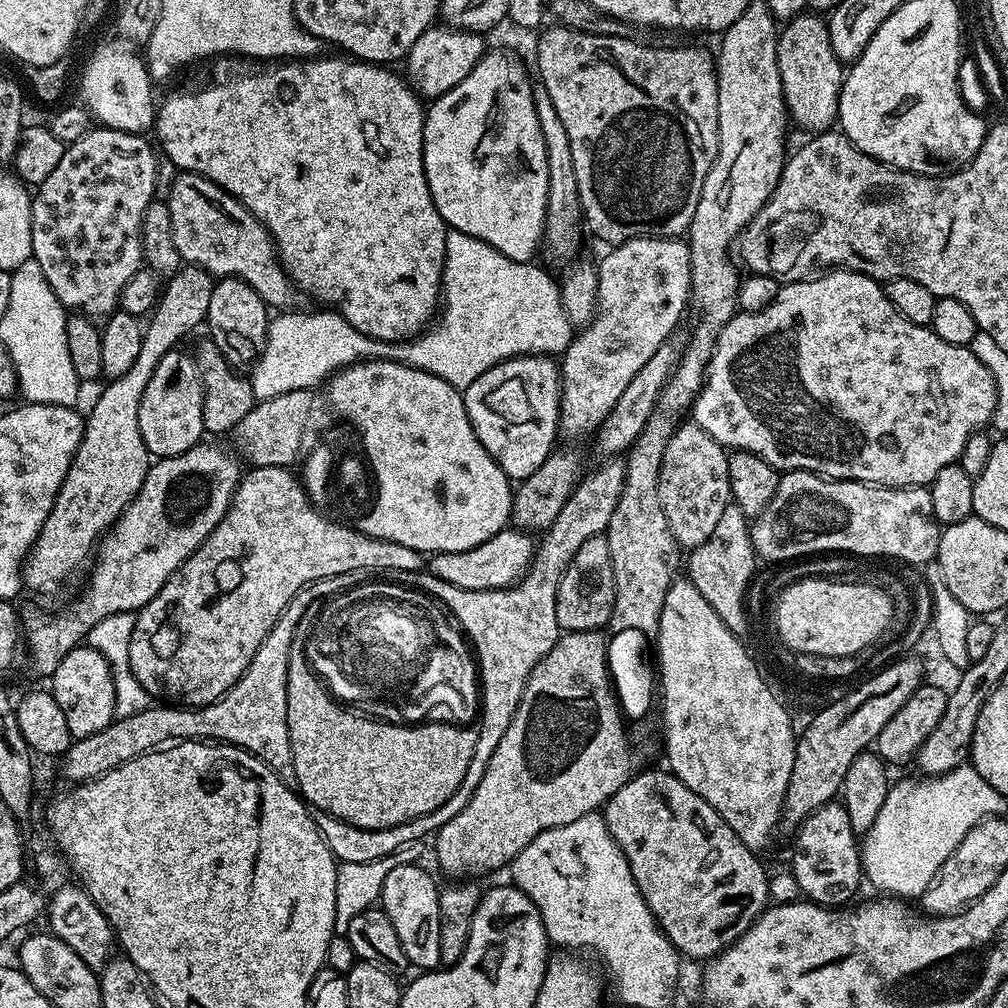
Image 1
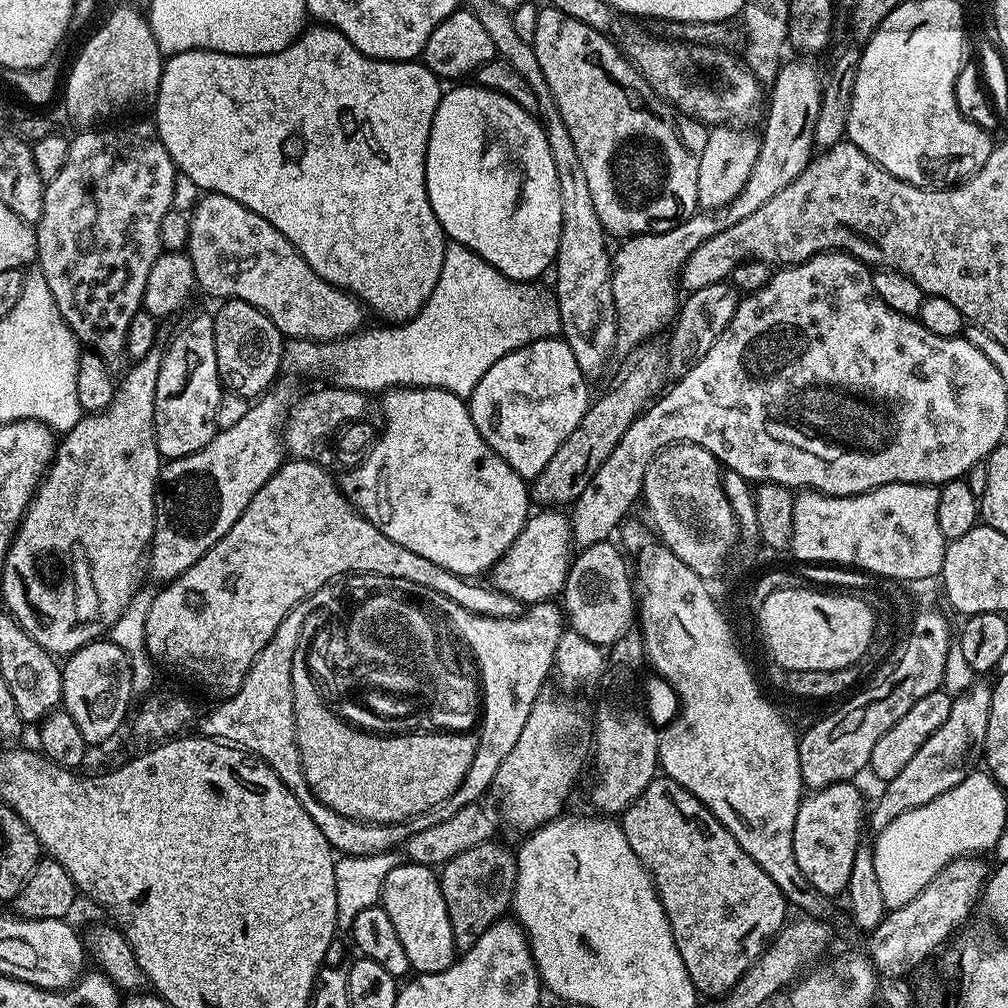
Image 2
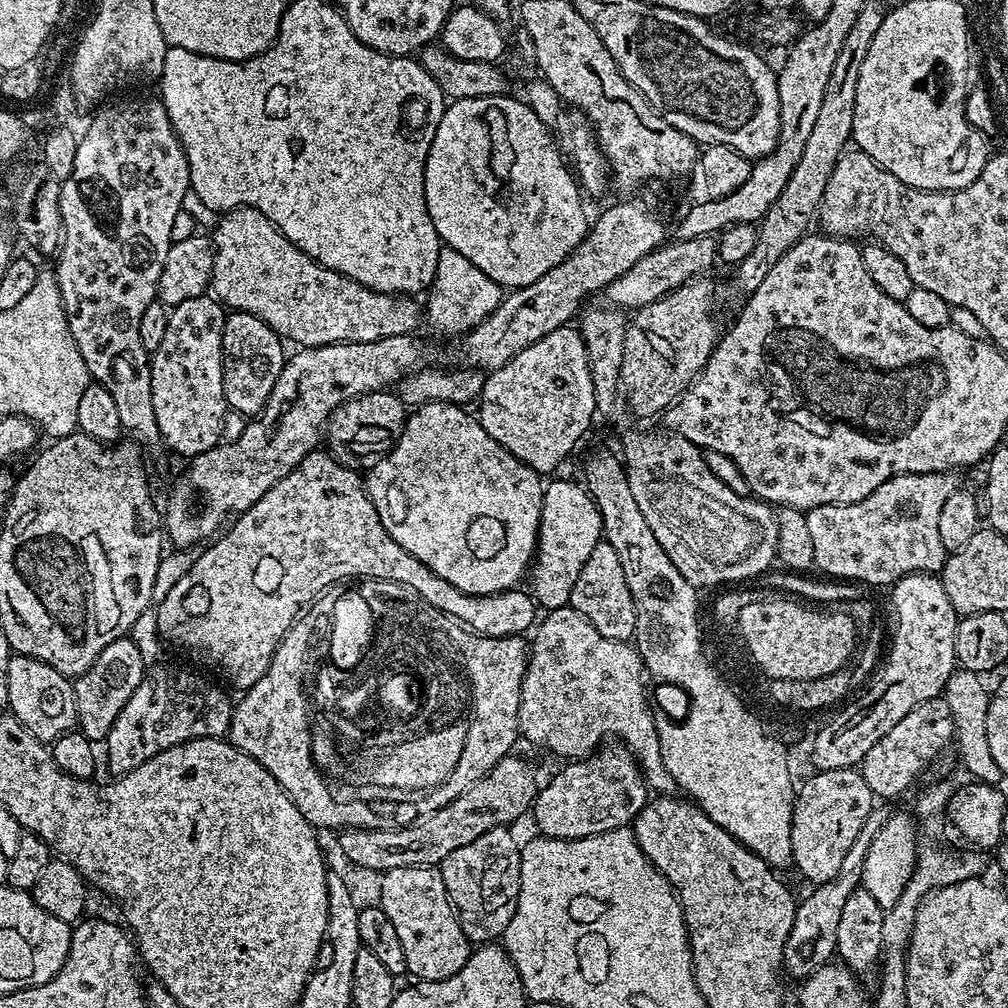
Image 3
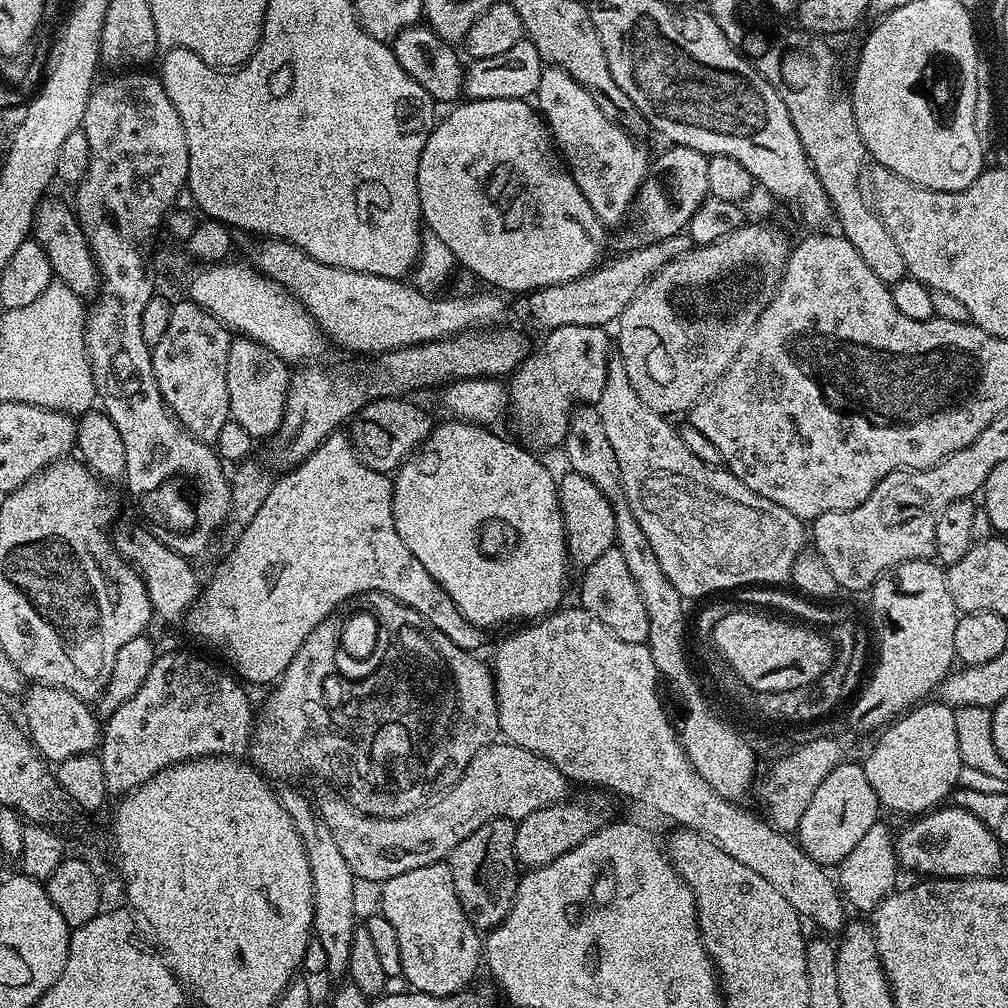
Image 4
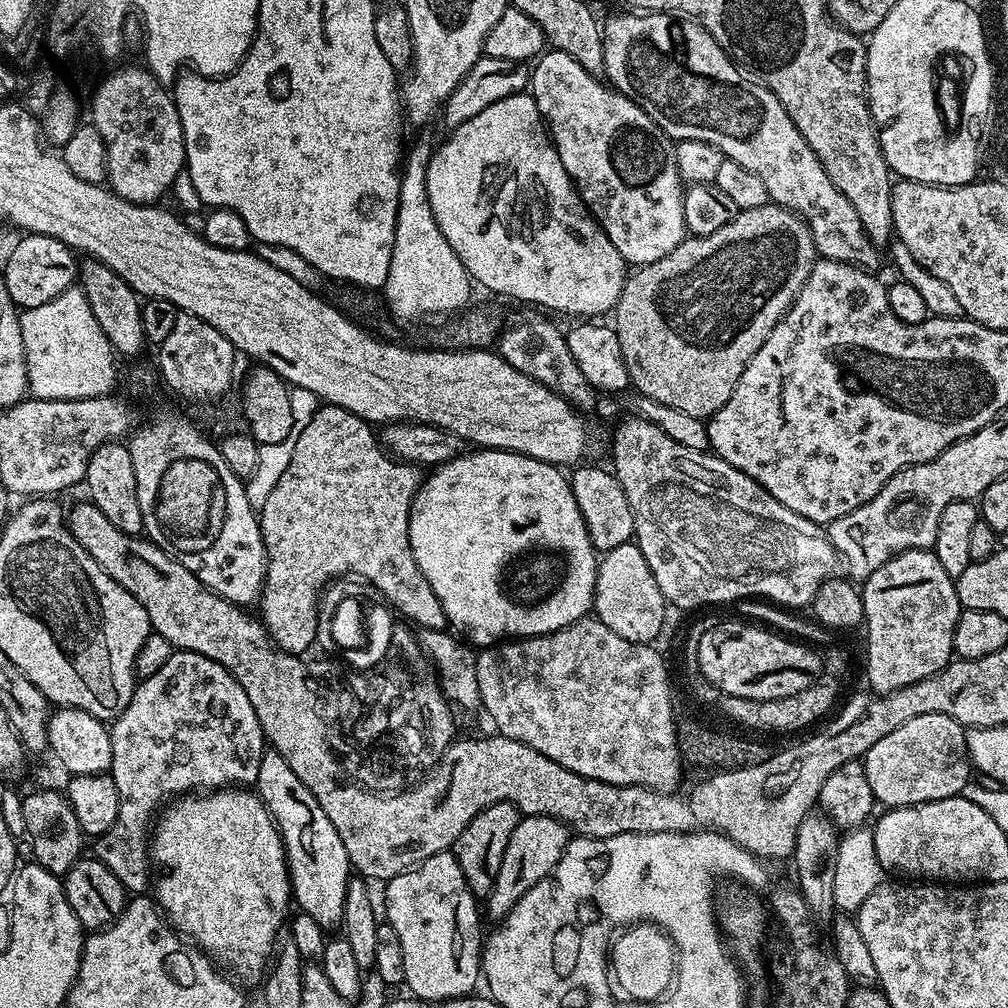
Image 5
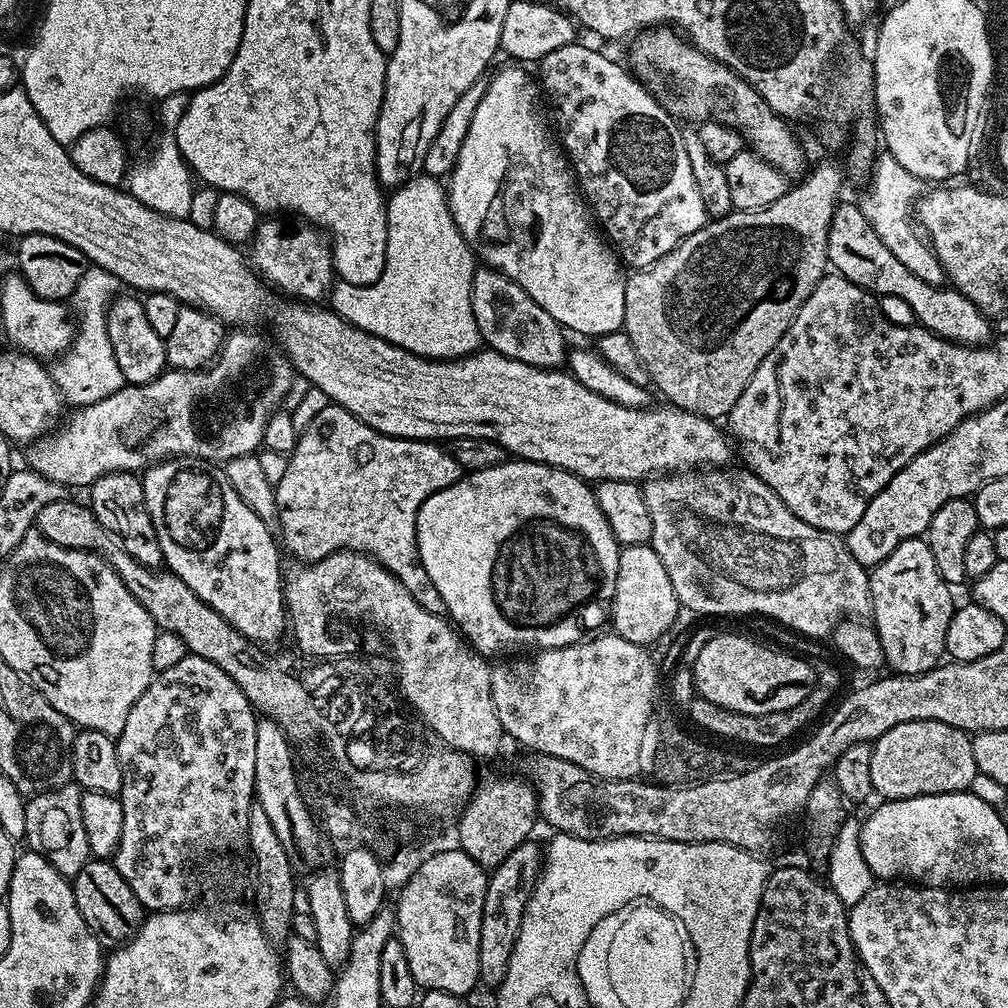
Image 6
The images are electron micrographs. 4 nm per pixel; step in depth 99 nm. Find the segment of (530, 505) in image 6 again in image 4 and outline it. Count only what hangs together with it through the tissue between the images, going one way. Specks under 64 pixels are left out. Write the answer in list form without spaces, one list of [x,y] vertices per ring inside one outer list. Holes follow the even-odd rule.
[[[448,418],[445,424],[437,423],[433,427],[432,432],[426,437],[423,444],[396,469],[394,479],[392,480],[392,513],[394,514],[394,526],[398,530],[398,538],[402,538],[402,542],[406,542],[406,550],[410,550],[410,554],[414,554],[414,558],[418,558],[418,562],[422,562],[422,566],[426,566],[426,570],[444,587],[446,594],[450,594],[450,598],[454,602],[454,606],[458,606],[458,610],[462,610],[464,619],[469,620],[471,624],[481,630],[489,630],[495,624],[500,624],[503,620],[524,620],[520,622],[535,622],[548,615],[549,612],[555,612],[565,603],[564,587],[567,586],[568,568],[570,569],[570,557],[568,555],[568,538],[564,534],[564,515],[560,509],[560,490],[558,487],[557,477],[552,477],[552,472],[539,460],[535,451],[529,450],[527,447],[521,446],[515,439],[503,440],[500,436],[495,436],[492,430],[487,427],[471,423],[467,420],[458,420]]]

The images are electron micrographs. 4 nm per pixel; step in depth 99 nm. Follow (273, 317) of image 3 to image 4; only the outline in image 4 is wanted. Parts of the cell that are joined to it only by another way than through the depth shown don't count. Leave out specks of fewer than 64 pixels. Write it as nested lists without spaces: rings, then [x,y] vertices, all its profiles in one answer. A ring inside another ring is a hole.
[[[264,238],[259,243],[260,249],[256,252],[256,260],[254,259],[256,271],[281,284],[295,300],[302,302],[304,309],[312,315],[320,331],[331,343],[333,340],[334,343],[341,344],[342,347],[349,348],[352,352],[387,354],[399,348],[409,348],[435,340],[447,340],[457,336],[460,332],[488,330],[507,321],[504,320],[508,316],[508,304],[504,301],[507,299],[492,290],[484,290],[488,292],[482,293],[481,296],[458,296],[450,300],[439,300],[439,295],[429,294],[417,288],[415,283],[405,282],[403,279],[391,280],[378,274],[366,274],[338,266],[326,266],[310,258],[310,254],[306,254],[298,246],[286,240]]]

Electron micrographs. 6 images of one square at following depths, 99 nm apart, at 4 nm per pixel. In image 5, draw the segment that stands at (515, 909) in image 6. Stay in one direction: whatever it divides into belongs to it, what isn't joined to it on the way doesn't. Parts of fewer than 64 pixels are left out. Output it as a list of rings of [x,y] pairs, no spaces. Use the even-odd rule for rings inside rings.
[[[524,816],[521,818],[514,834],[510,834],[510,842],[506,842],[506,850],[502,854],[502,866],[498,866],[498,878],[486,897],[486,903],[488,903],[487,919],[489,916],[493,920],[492,922],[503,920],[505,916],[510,914],[510,910],[514,910],[518,898],[522,898],[522,894],[526,894],[526,890],[530,890],[538,882],[542,882],[542,878],[549,876],[554,870],[554,866],[558,866],[562,854],[568,849],[569,839],[570,830],[560,820],[555,820],[549,816]]]

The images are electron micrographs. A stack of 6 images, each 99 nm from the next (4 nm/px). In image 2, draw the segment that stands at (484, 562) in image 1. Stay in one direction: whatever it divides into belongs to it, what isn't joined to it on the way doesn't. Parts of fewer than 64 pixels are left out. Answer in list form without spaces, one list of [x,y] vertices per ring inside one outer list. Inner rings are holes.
[[[560,510],[533,511],[506,554],[490,569],[491,587],[510,594],[521,606],[543,604],[559,597],[574,559],[572,521]]]

